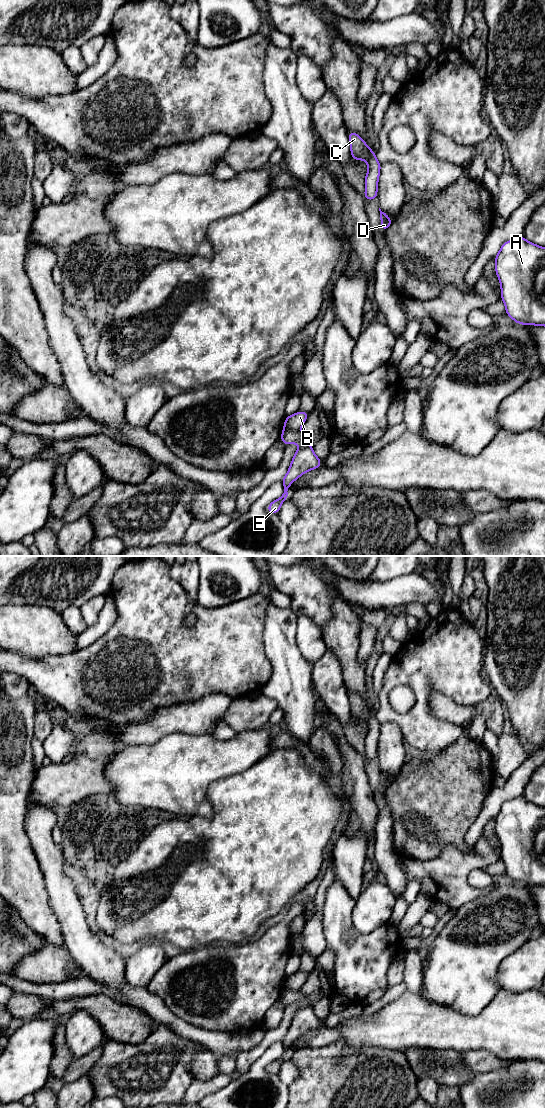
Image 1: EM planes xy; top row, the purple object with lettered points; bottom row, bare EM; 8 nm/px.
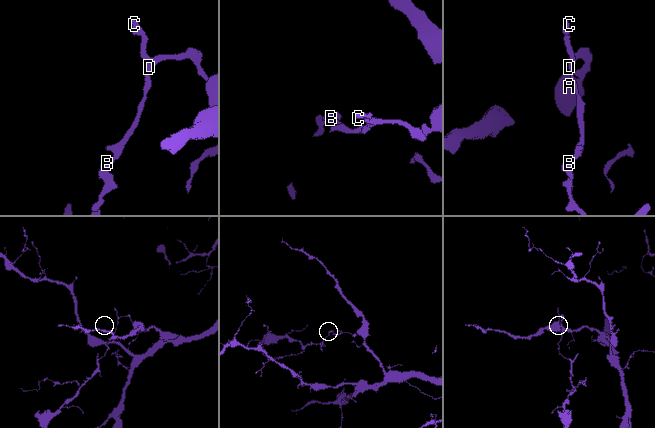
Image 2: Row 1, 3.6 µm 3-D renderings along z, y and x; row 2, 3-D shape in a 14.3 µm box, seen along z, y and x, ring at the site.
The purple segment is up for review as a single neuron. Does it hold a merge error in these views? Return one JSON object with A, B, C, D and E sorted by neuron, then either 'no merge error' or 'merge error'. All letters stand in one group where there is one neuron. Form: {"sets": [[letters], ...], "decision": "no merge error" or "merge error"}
{"sets": [["A", "B", "C", "D"], ["E"]], "decision": "merge error"}

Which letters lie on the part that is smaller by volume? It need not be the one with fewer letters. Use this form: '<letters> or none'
E

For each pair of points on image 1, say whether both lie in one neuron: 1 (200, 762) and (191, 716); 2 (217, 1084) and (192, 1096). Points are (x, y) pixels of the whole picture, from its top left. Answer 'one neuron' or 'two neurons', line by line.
1: two neurons
2: one neuron

